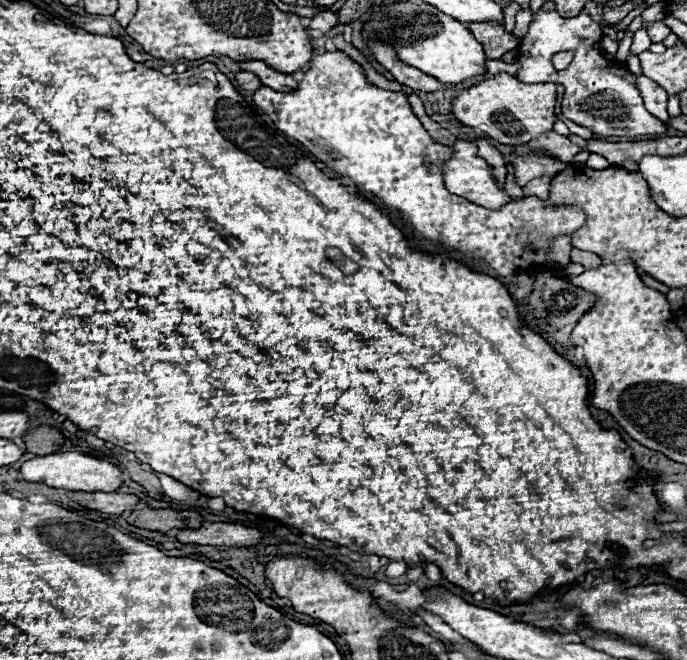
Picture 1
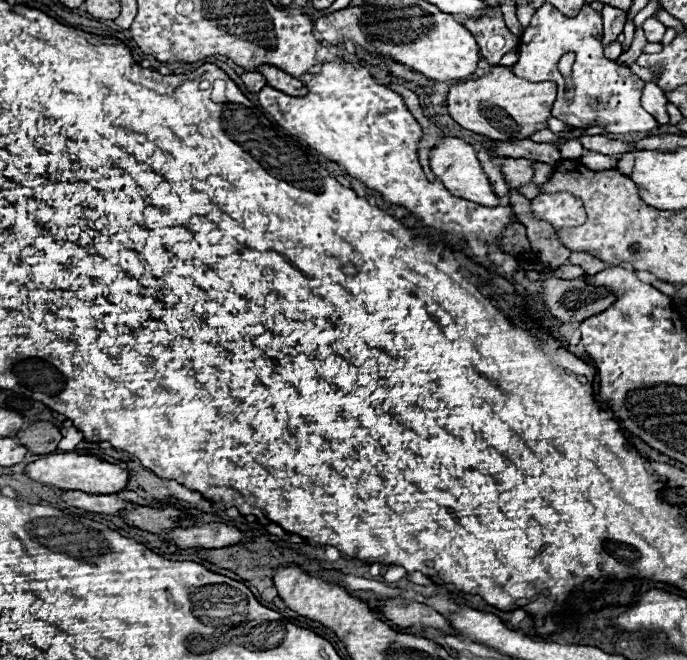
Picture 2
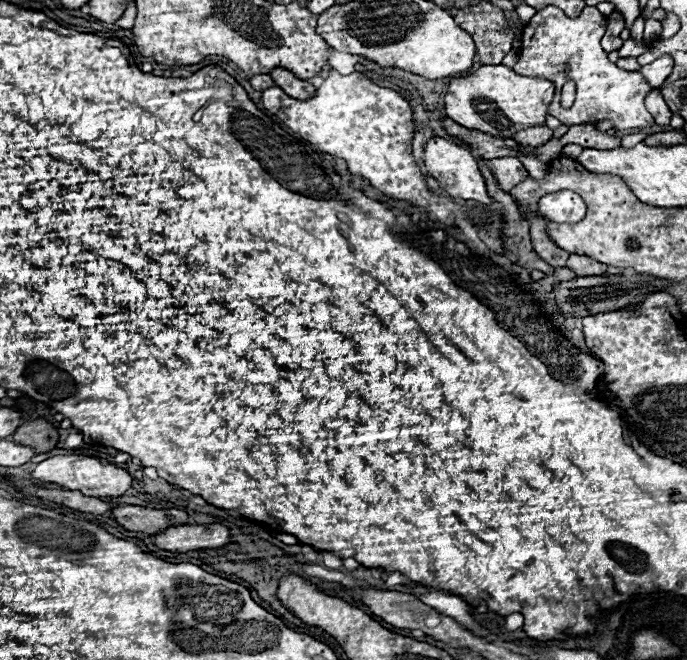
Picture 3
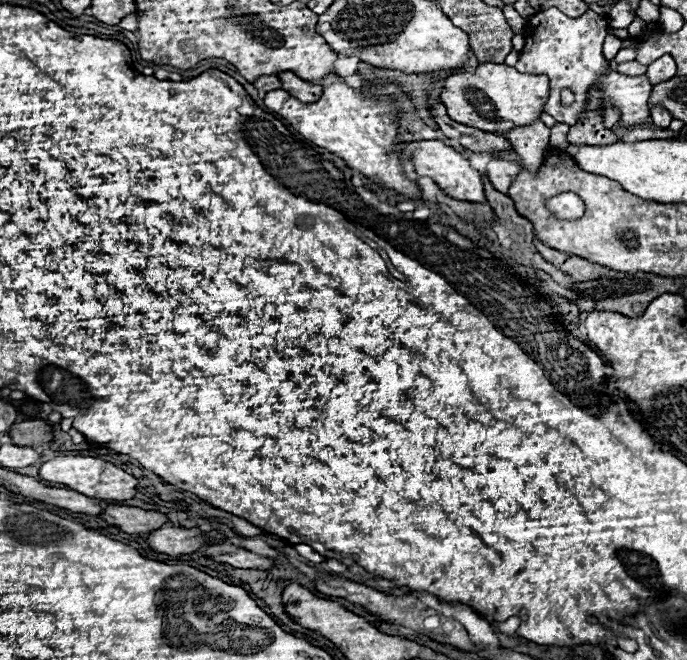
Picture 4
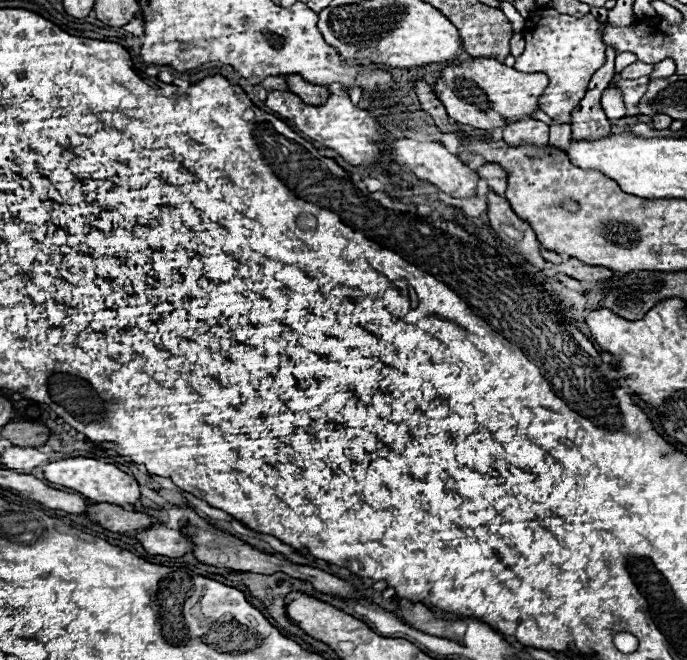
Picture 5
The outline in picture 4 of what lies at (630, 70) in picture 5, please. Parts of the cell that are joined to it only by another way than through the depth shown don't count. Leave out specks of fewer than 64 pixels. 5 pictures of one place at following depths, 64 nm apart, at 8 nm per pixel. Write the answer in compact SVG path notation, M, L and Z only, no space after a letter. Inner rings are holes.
M625 62L617 65L617 71L629 76L639 76L646 73L647 66L639 64L638 62Z

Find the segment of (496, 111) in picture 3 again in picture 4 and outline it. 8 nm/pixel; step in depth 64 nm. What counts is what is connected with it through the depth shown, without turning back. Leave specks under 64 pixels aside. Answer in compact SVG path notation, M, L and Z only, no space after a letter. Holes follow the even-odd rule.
M478 64L474 72L458 70L446 78L440 94L448 116L464 126L478 128L490 134L506 134L516 126L532 124L544 112L544 104L550 96L550 84L540 74L520 74L506 64Z

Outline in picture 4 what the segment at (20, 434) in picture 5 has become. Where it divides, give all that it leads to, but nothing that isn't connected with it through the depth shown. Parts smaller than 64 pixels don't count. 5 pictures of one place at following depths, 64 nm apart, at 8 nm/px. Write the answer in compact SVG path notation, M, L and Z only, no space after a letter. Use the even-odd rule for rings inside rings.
M44 420L18 422L10 428L8 436L18 446L34 446L34 448L40 448L40 446L50 444L54 440L52 426L48 426Z

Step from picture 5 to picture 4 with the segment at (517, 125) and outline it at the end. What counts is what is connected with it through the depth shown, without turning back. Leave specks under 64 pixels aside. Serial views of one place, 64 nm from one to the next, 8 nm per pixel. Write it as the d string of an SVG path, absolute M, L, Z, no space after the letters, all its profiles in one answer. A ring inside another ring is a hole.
M536 120L528 126L520 126L516 130L510 130L506 138L512 142L518 158L524 162L526 170L536 174L542 166L542 154L544 148L550 144L550 128L542 122Z

